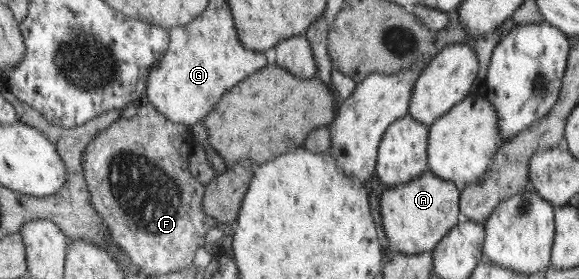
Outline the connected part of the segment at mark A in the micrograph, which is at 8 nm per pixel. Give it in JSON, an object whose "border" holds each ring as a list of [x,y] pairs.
{"border":[[[431,173],[385,190],[381,196],[382,227],[393,254],[417,255],[431,252],[464,220],[460,200],[462,188],[454,181],[444,180]]]}

